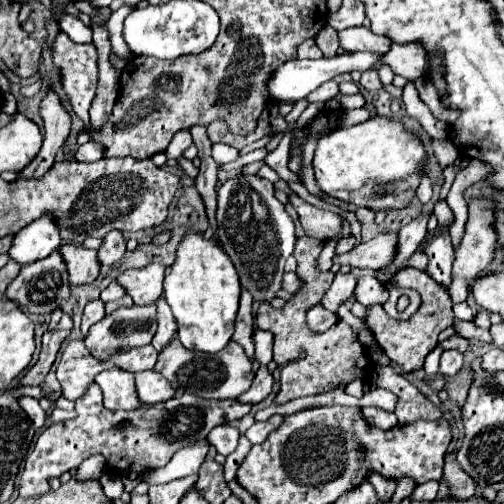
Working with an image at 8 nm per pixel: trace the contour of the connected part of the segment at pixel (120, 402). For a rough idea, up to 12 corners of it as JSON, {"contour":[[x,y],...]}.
{"contour":[[105,370],[95,382],[107,410],[137,410],[135,374]]}

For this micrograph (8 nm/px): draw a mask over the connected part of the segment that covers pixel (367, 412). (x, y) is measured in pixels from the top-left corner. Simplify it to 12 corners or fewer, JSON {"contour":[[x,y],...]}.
{"contour":[[363,408],[365,420],[383,430],[397,426],[393,412]]}

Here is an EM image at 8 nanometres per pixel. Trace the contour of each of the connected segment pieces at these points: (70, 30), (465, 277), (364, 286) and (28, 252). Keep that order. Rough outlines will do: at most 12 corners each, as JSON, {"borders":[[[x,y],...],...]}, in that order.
{"borders":[[[77,17],[59,20],[61,31],[75,43],[92,43],[91,27]],[[473,200],[455,252],[453,302],[471,280],[489,266],[497,234],[493,202]],[[363,276],[355,288],[355,300],[363,306],[385,304],[389,292],[375,276]],[[51,216],[15,234],[9,258],[25,266],[49,256],[61,238]]]}

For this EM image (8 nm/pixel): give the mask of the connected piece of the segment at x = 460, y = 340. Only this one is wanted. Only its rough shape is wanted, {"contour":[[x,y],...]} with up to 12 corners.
{"contour":[[459,334],[443,340],[439,346],[443,350],[465,352],[469,340]]}

